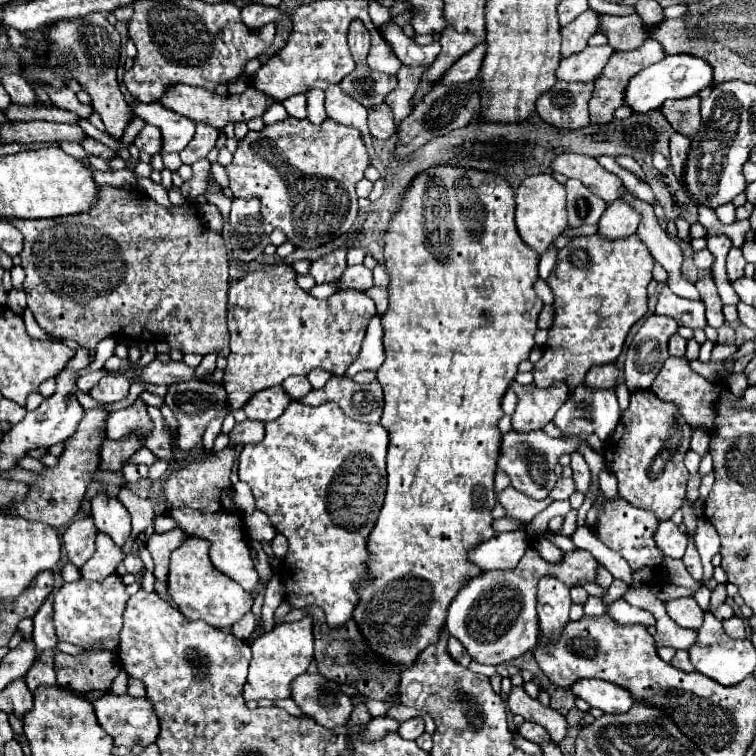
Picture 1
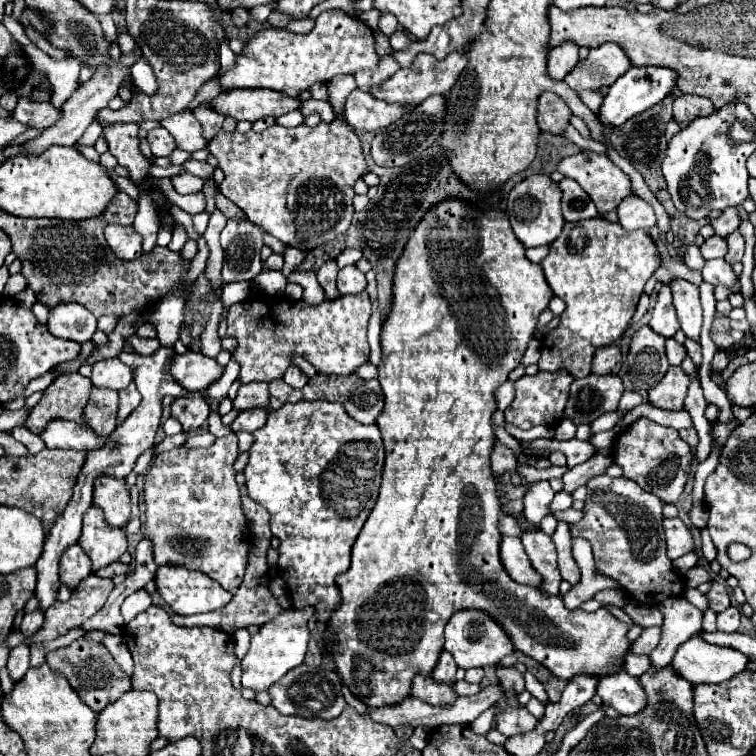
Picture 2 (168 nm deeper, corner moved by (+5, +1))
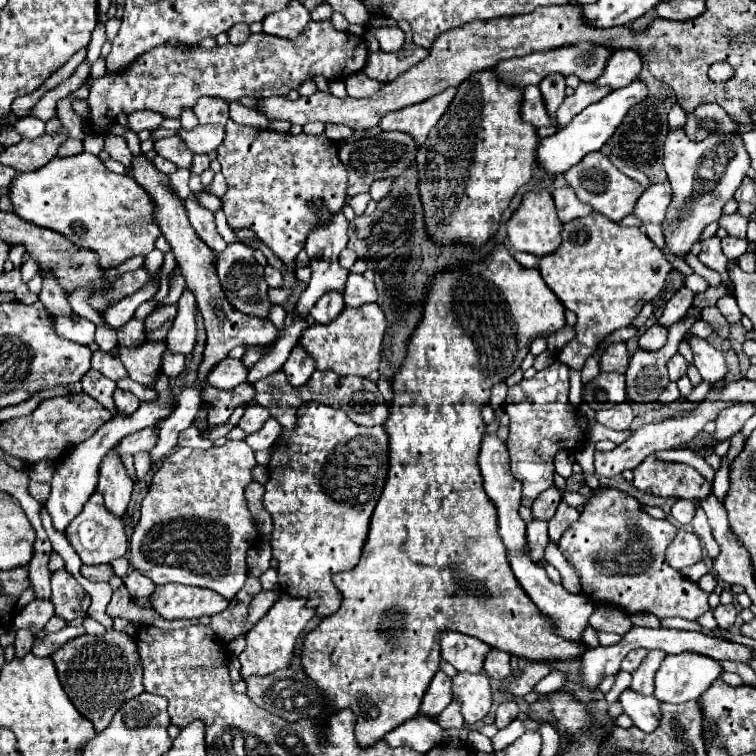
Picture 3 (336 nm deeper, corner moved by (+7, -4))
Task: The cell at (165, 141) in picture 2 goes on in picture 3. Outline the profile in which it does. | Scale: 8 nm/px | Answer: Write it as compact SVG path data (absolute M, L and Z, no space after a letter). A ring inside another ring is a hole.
M178 136L156 140L156 142L154 142L154 150L156 150L162 158L174 162L178 168L190 168L190 164L192 164L192 156L194 156L194 154L186 148L186 144L184 144Z

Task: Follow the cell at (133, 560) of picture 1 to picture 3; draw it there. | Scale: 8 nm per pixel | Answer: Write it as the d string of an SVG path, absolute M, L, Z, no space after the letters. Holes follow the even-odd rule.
M104 564L104 566L82 566L80 574L84 578L88 578L90 582L108 582L114 574L114 568L110 564Z

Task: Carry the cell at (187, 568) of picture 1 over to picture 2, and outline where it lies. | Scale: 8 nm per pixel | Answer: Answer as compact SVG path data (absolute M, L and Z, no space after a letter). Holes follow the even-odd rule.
M172 565L158 567L154 583L156 583L156 591L160 593L160 597L178 615L196 615L196 613L216 611L216 609L222 609L224 605L228 605L230 599L232 599L232 595L226 589L222 589L222 585L212 581L204 573L188 571L188 569L182 569L182 567L172 567Z

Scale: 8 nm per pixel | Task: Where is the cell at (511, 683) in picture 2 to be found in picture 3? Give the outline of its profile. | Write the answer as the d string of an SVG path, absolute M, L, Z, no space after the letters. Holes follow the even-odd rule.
M492 650L492 654L486 656L484 670L494 680L506 680L508 676L512 676L510 654L508 652L502 652L502 650Z

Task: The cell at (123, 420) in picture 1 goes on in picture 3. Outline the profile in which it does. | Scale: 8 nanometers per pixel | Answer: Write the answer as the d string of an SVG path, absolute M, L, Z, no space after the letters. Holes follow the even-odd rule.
M116 388L116 392L114 392L114 402L116 402L116 408L120 414L132 414L140 406L140 400L132 392L126 392L120 388Z

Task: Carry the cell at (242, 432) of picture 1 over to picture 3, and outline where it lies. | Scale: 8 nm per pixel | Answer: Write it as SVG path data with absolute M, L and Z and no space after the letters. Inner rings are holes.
M250 404L250 406L246 406L246 412L244 412L238 428L242 428L246 434L254 434L262 428L262 424L266 422L268 416L270 416L270 412L264 406Z

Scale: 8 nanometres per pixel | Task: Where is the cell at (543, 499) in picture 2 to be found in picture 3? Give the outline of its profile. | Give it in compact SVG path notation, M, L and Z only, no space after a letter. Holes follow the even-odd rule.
M530 520L528 522L528 542L530 542L530 560L538 562L544 556L544 548L548 542L548 522L546 520Z

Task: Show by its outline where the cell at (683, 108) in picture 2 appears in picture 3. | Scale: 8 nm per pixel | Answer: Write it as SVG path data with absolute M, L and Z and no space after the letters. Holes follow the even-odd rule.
M700 104L696 110L688 112L684 132L690 140L700 142L710 134L730 134L736 132L736 122L716 104Z

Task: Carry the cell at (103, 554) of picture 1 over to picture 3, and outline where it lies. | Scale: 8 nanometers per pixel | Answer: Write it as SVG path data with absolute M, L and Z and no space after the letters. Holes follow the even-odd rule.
M98 492L92 494L92 498L84 504L84 510L68 524L66 538L76 550L76 554L80 556L82 564L110 564L112 560L124 556L128 550L128 540L126 540L122 518L106 510L104 500Z

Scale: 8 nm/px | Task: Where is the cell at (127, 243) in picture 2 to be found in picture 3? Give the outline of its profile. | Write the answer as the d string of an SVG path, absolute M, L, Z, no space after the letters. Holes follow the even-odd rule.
M94 154L52 158L40 170L16 174L10 192L14 214L42 228L56 230L76 246L98 252L102 268L116 268L132 256L146 256L156 238L158 226L152 222L150 196L126 174L110 172Z

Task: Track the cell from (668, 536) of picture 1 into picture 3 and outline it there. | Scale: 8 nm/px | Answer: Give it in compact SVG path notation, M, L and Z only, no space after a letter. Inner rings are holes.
M678 530L674 542L668 546L666 550L666 562L676 568L682 570L686 566L696 564L698 560L702 560L702 548L700 548L700 540L696 538L696 534L686 532L686 530Z

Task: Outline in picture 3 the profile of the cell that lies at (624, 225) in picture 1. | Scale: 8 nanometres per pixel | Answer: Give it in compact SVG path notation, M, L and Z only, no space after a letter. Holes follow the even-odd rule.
M668 182L654 184L638 198L638 202L632 210L632 216L636 216L640 220L640 226L660 224L660 222L664 222L670 198L672 198L672 190L670 190Z

